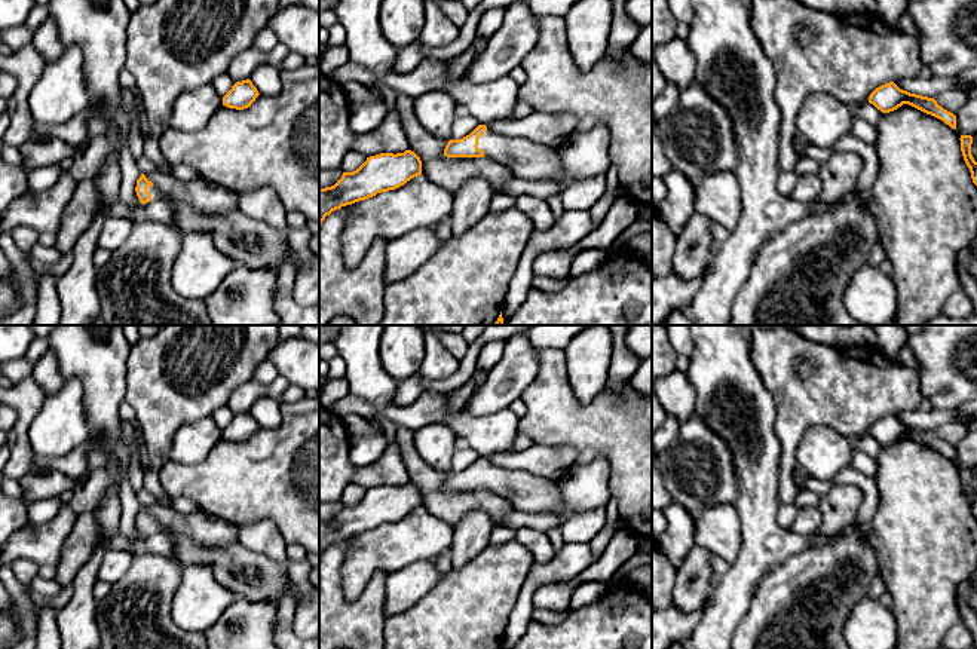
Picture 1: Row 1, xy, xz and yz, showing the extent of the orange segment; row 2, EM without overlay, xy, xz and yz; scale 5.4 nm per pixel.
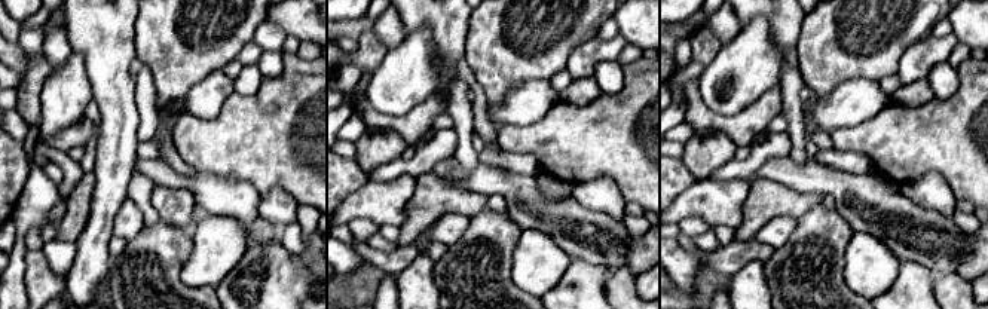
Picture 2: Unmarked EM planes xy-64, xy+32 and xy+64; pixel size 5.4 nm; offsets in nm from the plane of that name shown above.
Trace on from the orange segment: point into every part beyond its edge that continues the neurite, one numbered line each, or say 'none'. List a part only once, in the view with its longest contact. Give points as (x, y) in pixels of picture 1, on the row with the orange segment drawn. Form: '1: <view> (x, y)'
1: xz (532, 161)

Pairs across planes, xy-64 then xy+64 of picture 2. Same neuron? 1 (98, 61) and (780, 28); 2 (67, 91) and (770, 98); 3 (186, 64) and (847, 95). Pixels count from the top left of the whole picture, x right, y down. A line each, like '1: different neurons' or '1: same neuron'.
1: same neuron
2: different neurons
3: different neurons

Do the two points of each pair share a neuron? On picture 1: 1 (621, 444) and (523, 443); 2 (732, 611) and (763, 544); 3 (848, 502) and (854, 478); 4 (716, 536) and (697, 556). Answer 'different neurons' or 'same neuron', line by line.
1: different neurons
2: same neuron
3: different neurons
4: different neurons

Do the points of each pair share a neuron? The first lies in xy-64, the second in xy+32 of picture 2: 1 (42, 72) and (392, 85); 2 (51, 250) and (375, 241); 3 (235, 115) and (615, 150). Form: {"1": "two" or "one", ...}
{"1": "two", "2": "one", "3": "one"}

